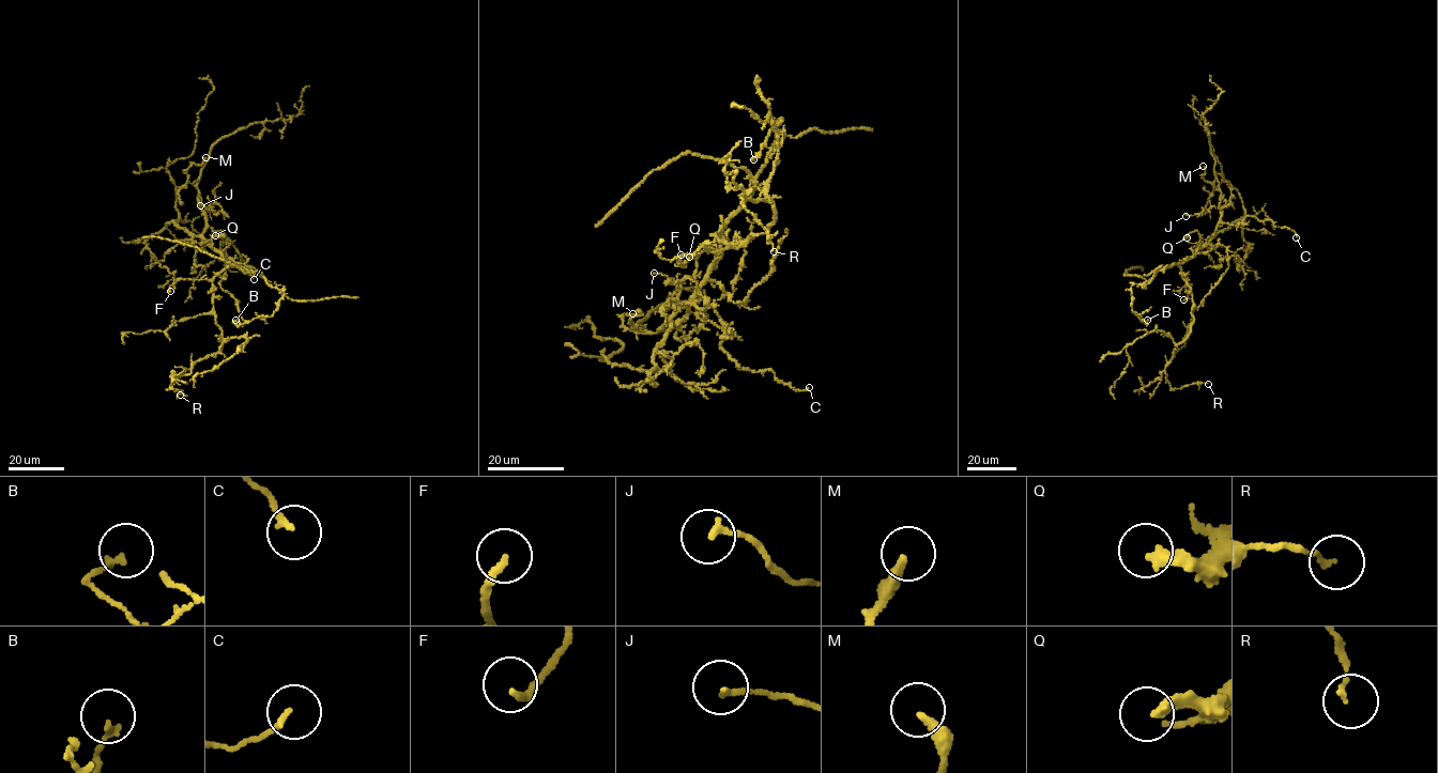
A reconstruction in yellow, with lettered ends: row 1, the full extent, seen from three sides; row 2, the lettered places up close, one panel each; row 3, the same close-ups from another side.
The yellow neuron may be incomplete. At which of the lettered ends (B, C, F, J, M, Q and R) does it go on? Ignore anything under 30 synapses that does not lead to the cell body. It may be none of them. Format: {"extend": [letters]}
{"extend": []}

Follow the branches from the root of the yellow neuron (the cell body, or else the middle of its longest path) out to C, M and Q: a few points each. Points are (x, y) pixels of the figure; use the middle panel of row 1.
C: (719, 253), (688, 303), (690, 311), (723, 327), (720, 346), (738, 368), (768, 369), (798, 390), (809, 387)
M: (719, 253), (683, 318), (656, 333), (640, 333), (623, 324), (622, 317), (632, 313)
Q: (719, 253), (697, 294), (679, 307), (676, 282), (689, 277), (693, 279), (697, 266), (697, 258), (689, 257)

